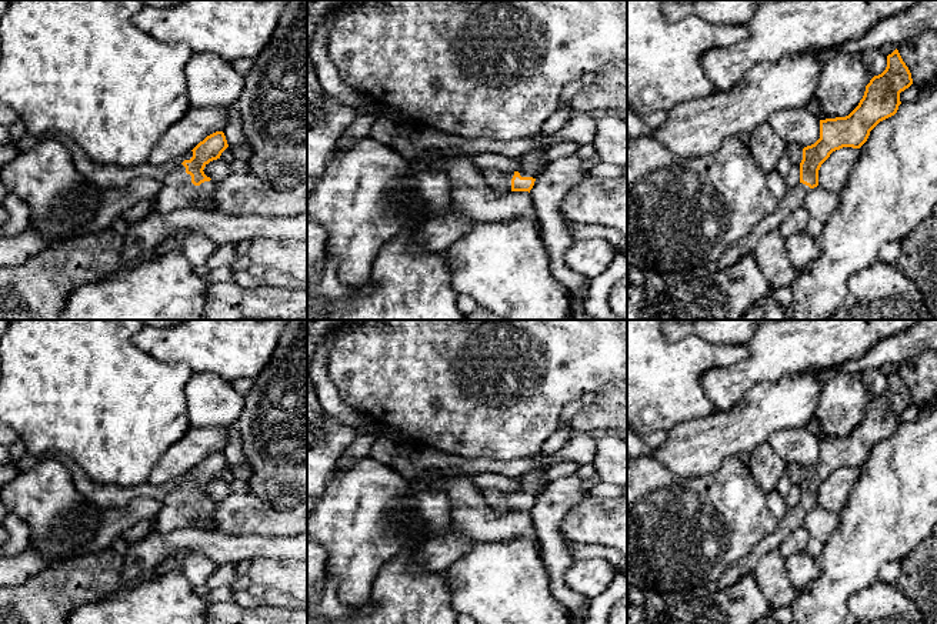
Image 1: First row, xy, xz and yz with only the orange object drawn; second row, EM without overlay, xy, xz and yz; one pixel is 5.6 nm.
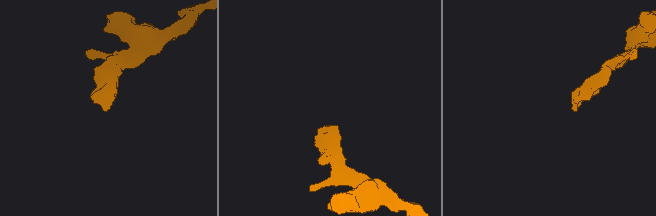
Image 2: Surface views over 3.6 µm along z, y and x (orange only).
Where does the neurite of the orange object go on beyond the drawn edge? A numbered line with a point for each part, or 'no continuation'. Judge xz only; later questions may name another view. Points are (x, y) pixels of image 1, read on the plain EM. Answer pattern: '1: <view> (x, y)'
1: xz (532, 483)

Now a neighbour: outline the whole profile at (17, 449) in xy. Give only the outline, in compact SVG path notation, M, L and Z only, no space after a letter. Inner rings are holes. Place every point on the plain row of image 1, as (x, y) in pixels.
M14 440L9 446L10 463L14 464L26 454L26 443L21 440Z

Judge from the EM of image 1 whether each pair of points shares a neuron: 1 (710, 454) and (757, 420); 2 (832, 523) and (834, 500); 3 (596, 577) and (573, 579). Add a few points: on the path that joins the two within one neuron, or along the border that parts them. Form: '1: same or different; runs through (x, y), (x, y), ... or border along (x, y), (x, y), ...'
1: same; runs through (722, 443), (732, 433), (746, 426)
2: different; border along (819, 504), (839, 514)
3: same; runs through (590, 577), (579, 577)

